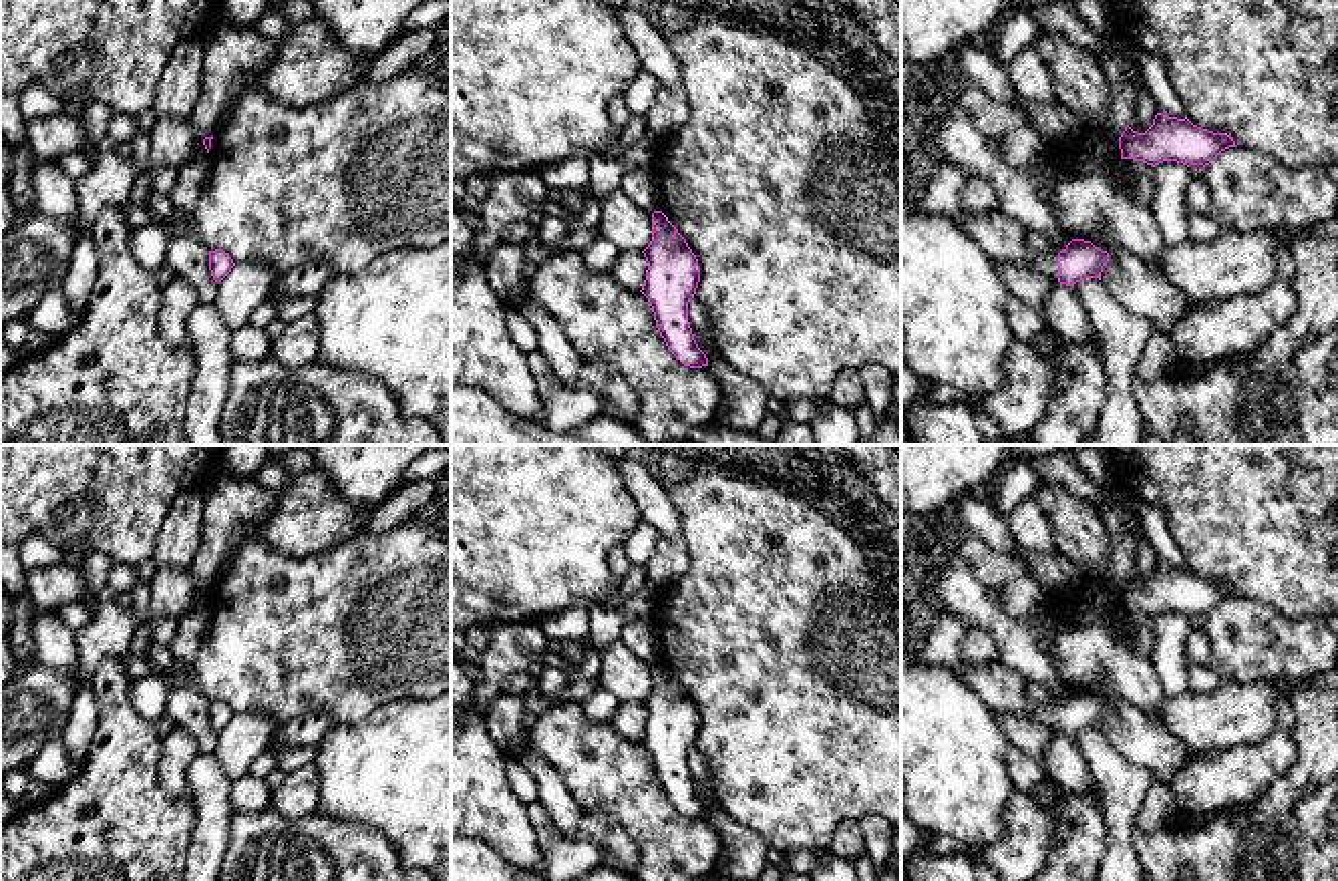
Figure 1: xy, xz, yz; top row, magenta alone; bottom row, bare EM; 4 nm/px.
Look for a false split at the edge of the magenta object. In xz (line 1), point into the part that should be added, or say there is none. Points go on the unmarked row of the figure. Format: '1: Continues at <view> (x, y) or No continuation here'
1: No continuation here

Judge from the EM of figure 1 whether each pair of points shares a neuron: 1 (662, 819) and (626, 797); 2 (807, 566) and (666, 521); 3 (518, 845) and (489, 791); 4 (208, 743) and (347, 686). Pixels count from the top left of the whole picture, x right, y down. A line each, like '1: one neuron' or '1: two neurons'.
1: one neuron
2: two neurons
3: one neuron
4: two neurons

